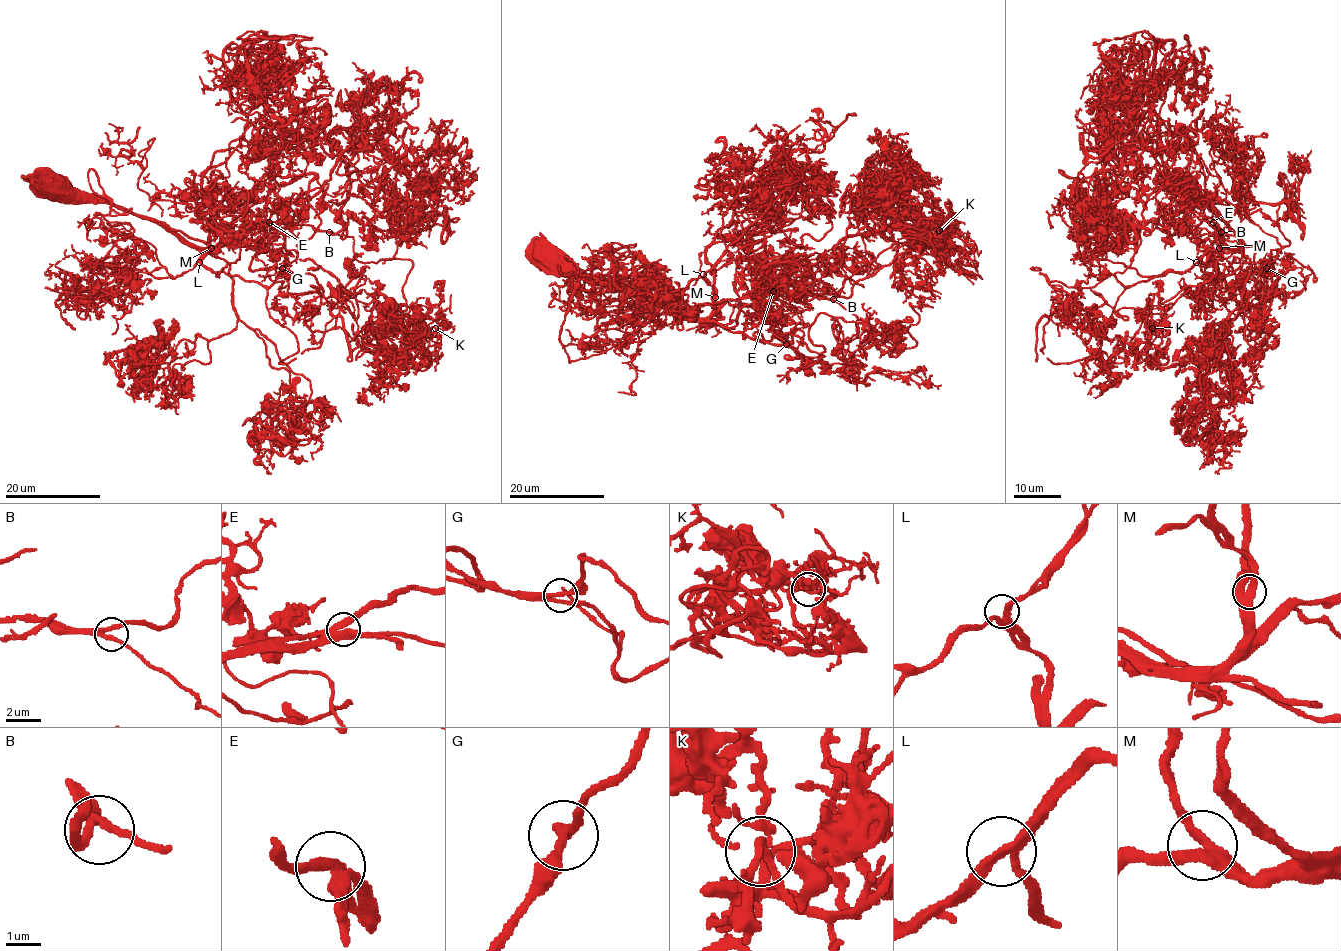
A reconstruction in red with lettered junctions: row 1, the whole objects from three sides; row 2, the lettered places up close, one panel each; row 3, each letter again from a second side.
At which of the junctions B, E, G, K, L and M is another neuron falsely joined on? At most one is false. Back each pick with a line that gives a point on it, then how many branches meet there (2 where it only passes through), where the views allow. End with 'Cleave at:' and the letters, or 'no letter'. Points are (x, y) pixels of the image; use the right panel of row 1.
Cleave at: no letter

